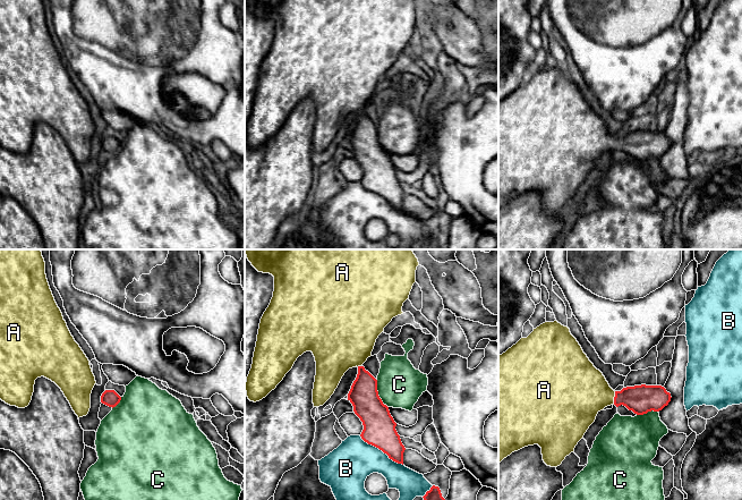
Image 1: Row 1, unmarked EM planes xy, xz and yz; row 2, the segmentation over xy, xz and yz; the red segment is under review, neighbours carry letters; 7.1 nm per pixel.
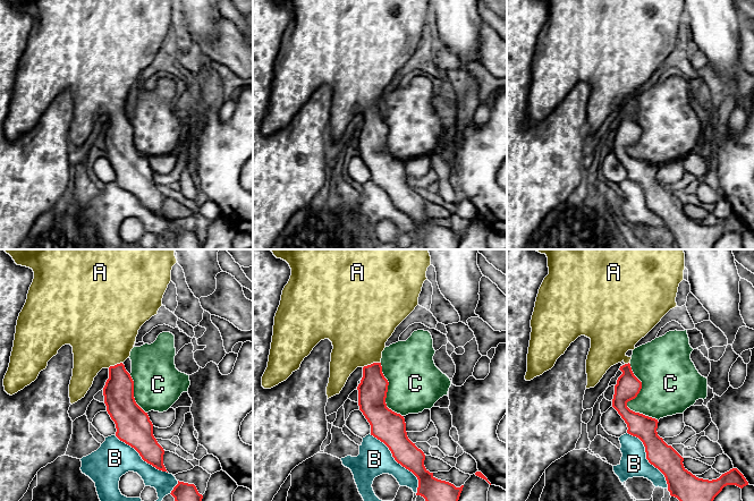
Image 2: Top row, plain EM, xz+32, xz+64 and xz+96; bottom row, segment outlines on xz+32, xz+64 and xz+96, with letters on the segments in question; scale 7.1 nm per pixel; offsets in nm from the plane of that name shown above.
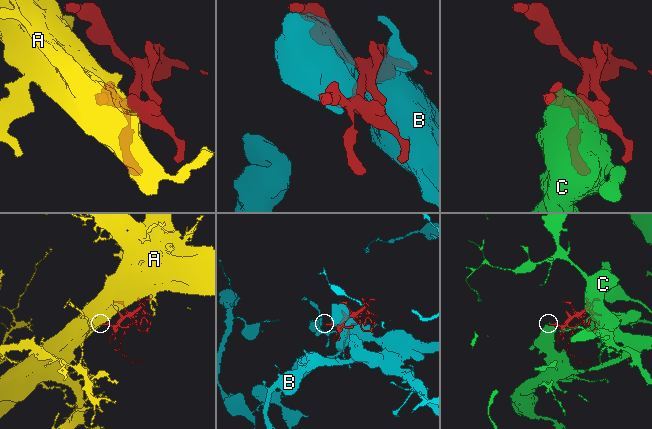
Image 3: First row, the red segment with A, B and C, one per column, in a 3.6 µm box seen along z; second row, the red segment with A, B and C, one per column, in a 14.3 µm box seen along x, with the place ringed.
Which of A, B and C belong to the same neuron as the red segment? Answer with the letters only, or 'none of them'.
A

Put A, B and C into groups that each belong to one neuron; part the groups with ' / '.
A / B / C

